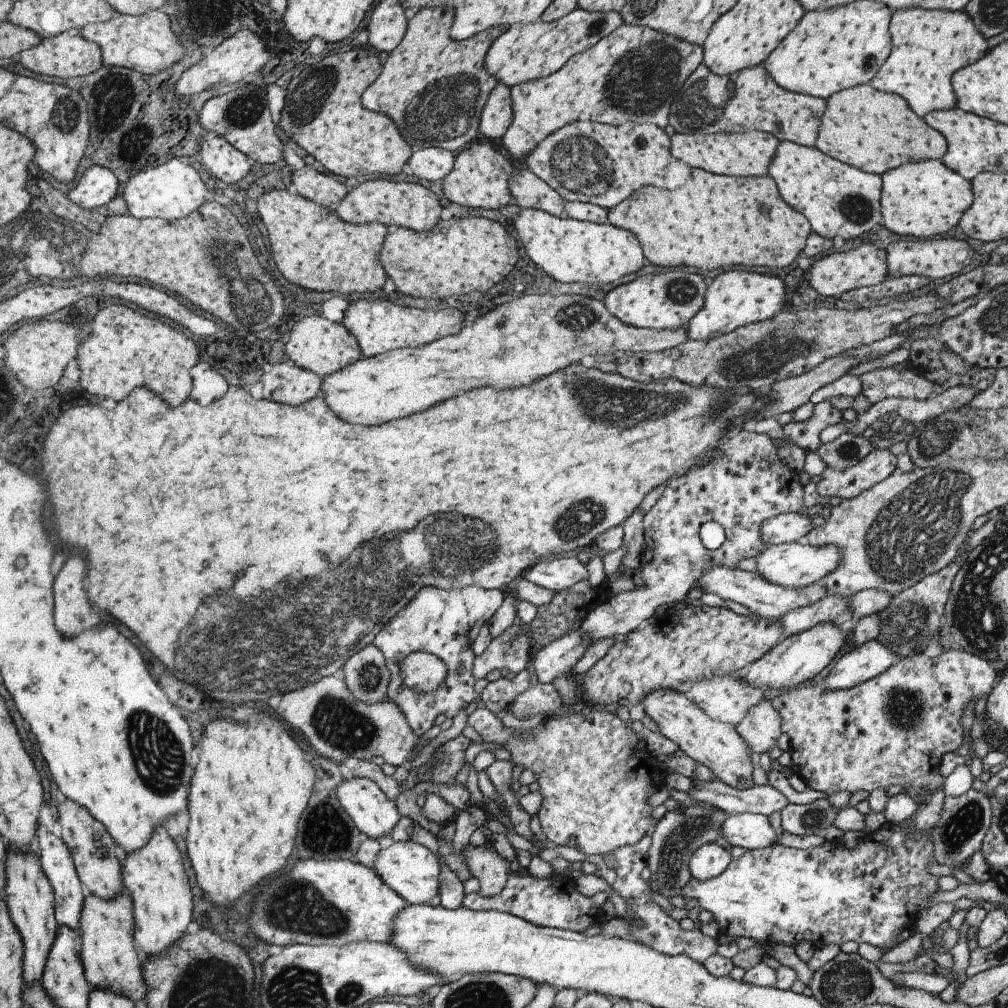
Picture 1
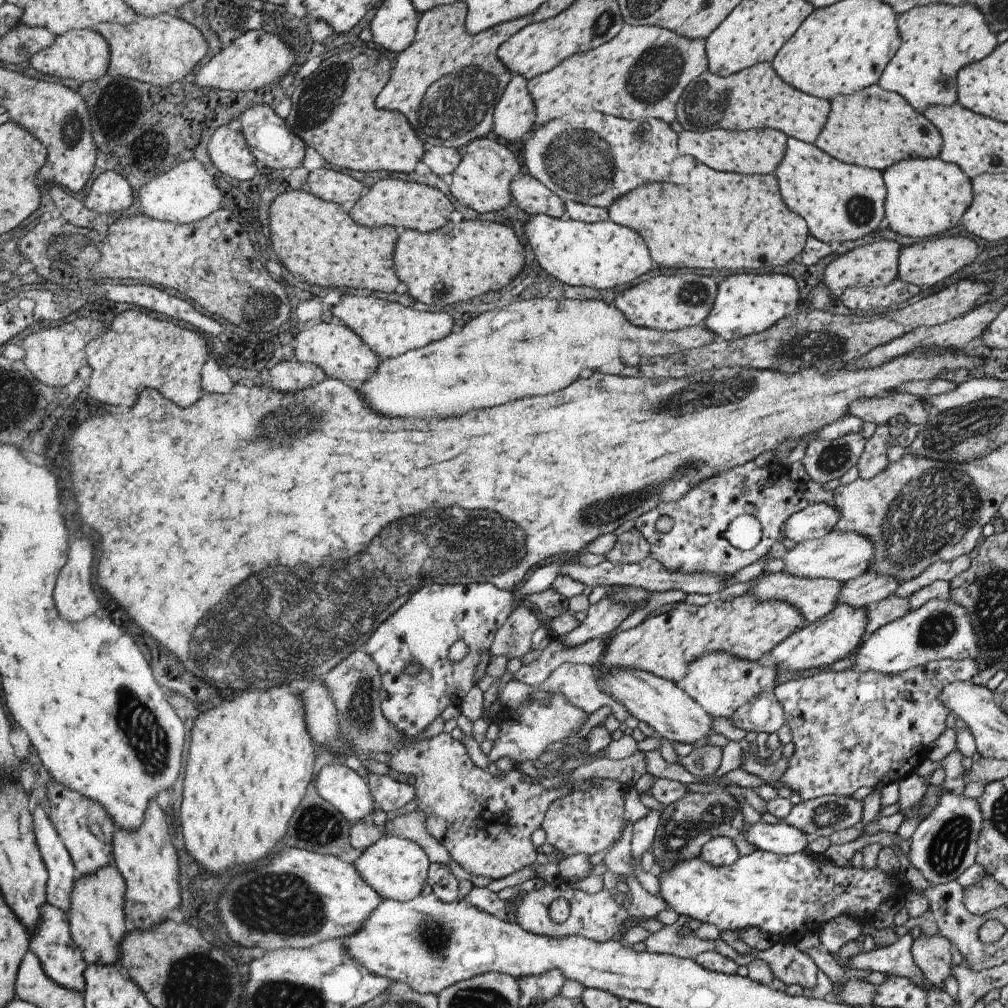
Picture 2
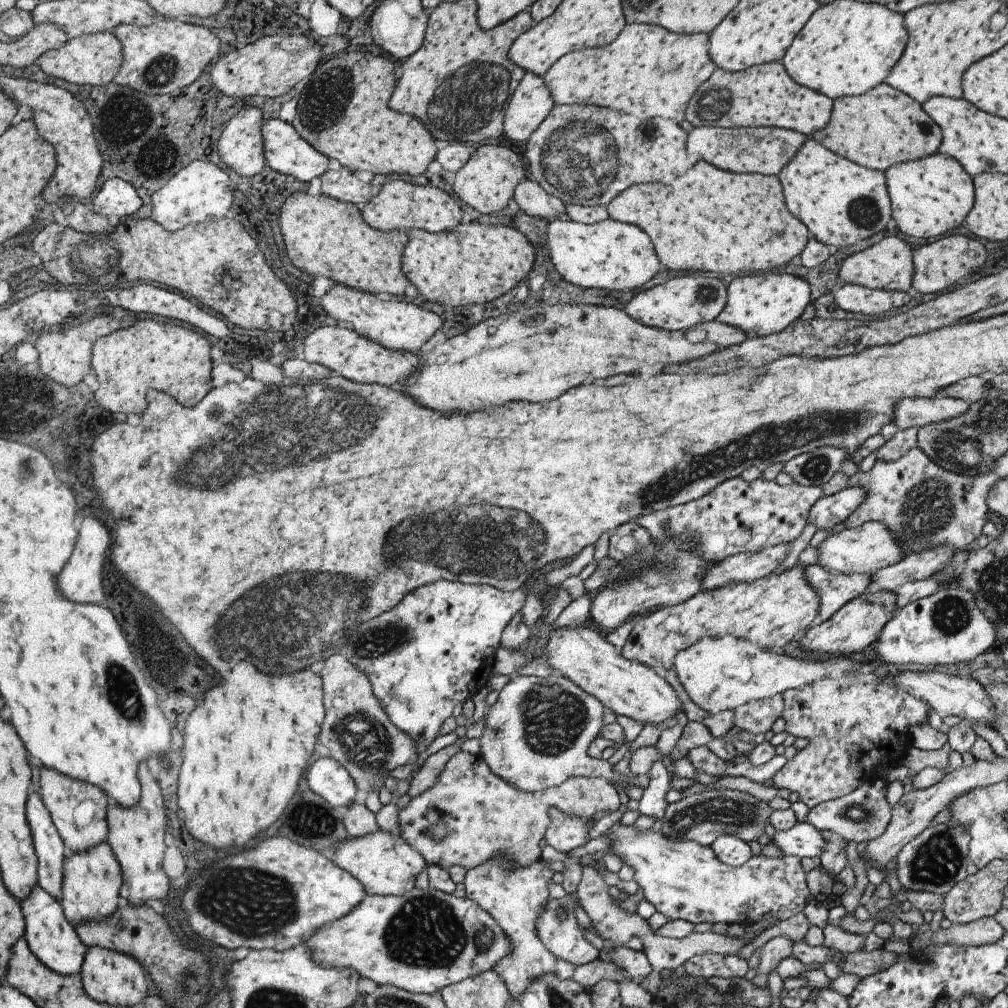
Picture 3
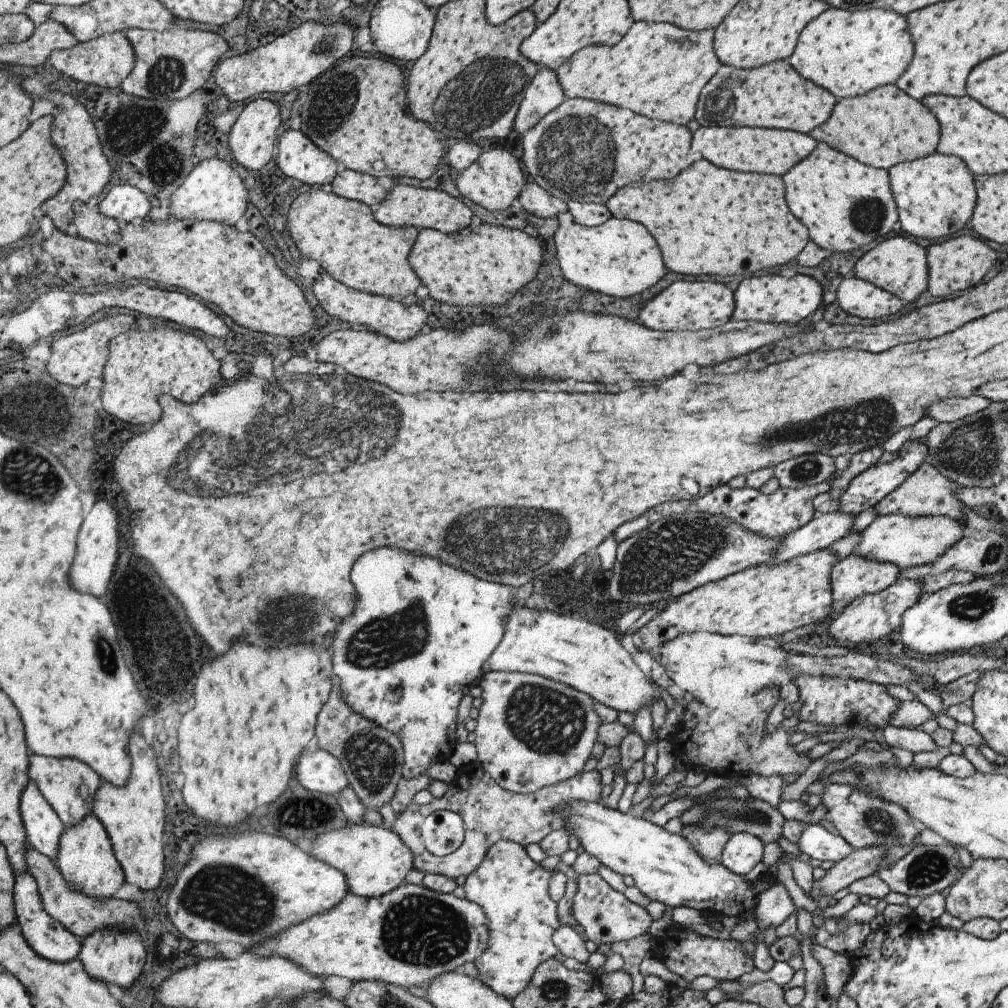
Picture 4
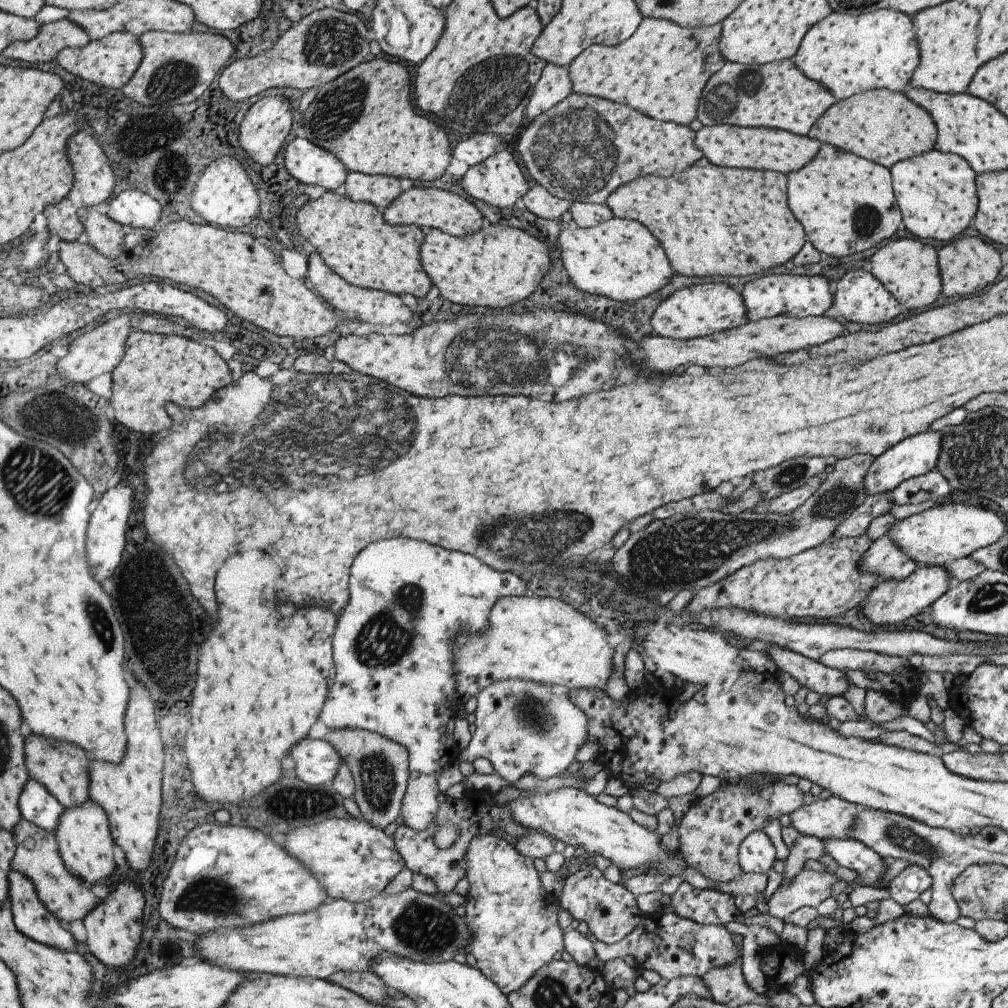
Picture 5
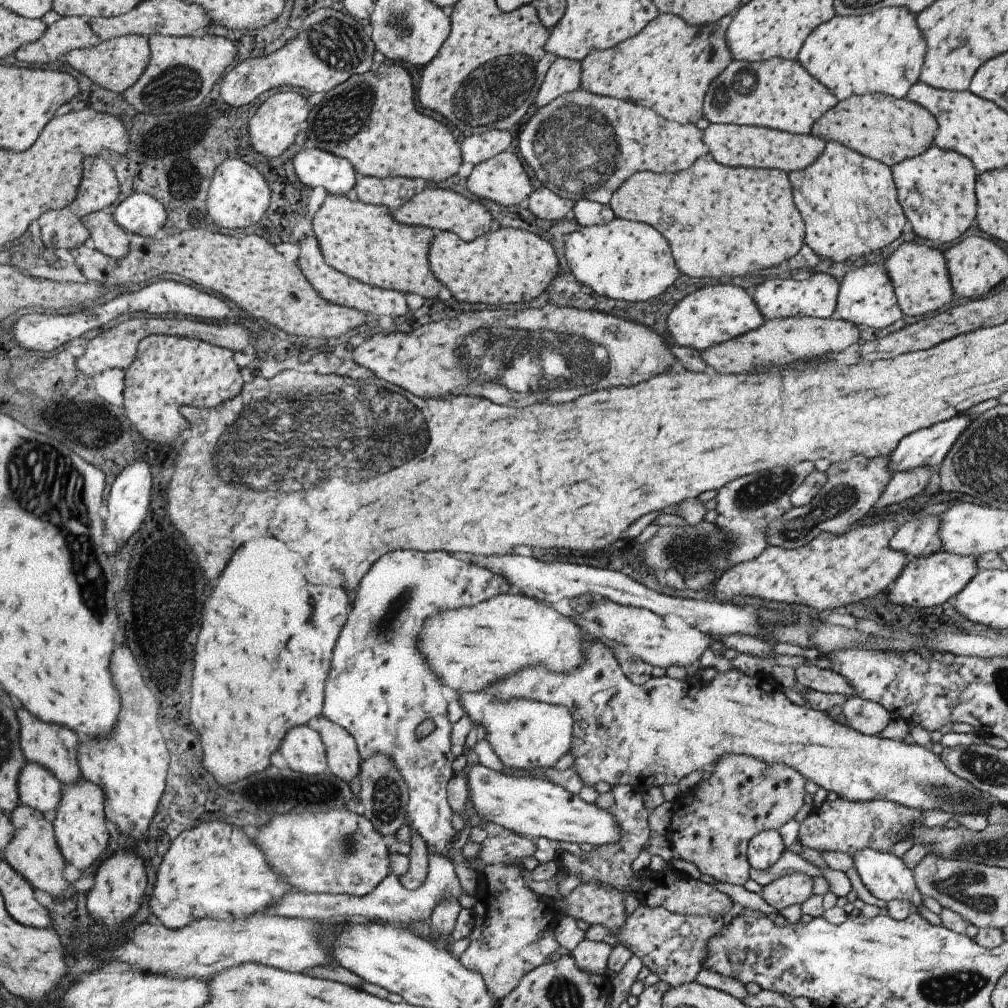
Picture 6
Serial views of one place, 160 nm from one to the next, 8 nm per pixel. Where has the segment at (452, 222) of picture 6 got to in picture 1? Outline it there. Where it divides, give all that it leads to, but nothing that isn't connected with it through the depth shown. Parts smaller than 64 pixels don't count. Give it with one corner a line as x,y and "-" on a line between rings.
393,180
365,181
351,189
350,193
335,207
339,216
348,223
383,223
390,228
407,227
416,231
429,232
438,226
443,204
435,192
419,183
393,182

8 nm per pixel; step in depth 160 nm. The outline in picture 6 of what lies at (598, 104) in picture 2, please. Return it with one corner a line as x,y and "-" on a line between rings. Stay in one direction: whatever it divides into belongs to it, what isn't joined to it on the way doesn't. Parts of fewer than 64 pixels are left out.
659,12
637,36
626,38
607,50
590,50
580,61
580,88
596,95
643,104
664,119
675,121
677,124
694,124
702,118
702,100
707,85
711,84
711,80
719,76
733,59
724,37
732,17
732,14
727,14
713,23
691,25
671,12

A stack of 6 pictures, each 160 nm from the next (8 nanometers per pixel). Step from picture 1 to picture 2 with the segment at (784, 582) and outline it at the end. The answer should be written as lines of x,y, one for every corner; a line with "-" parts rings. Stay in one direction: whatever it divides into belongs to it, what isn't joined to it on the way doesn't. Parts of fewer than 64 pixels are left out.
830,531
823,537
794,544
781,560
781,572
787,572
791,576
831,579
843,584
867,571
867,566
873,560
873,544
867,536
859,536
855,532

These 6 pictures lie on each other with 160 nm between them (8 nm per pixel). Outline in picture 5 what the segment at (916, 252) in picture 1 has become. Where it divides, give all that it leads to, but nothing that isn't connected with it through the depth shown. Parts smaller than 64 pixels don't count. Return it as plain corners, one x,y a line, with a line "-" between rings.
961,236
949,244
944,244
936,252
936,259
941,281
940,293
943,296
969,296
981,292
994,282
1001,268
1000,254
992,244
974,236

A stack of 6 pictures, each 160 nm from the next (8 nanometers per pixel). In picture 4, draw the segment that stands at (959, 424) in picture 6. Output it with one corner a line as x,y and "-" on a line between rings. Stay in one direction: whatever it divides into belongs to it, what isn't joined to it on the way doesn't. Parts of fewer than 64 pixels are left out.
913,439
903,442
890,461
877,461
869,468
862,470
854,476
843,494
832,505
832,509
843,511
850,515
857,515
862,510
873,508
886,494
895,490
908,476
911,476
921,466
927,456
925,442
920,439

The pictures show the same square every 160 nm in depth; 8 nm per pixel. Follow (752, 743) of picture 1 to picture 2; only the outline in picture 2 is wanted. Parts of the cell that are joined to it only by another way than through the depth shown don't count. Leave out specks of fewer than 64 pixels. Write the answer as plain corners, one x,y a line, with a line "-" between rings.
766,692
733,712
731,722
741,730
764,734
776,733
784,725
779,702
772,693

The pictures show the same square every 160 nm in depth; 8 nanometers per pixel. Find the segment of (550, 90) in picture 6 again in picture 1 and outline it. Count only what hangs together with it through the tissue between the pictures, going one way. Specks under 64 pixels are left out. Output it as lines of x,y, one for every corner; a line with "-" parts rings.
499,83
490,96
479,125
480,132
487,138
503,138
512,123
511,88

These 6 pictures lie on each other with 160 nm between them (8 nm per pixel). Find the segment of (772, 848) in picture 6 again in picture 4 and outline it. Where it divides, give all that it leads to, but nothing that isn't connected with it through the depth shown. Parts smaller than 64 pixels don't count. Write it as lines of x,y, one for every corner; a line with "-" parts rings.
733,833
721,851
721,864
732,873
744,876
761,862
763,843
751,833

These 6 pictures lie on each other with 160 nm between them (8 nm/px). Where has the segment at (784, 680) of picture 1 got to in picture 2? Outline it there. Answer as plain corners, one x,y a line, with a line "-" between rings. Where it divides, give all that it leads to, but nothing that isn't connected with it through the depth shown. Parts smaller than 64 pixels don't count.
839,604
825,616
811,622
788,638
771,648
770,658
776,670
783,669
789,672
829,666
834,662
849,656
865,638
865,624
867,624
866,608
849,608
847,604

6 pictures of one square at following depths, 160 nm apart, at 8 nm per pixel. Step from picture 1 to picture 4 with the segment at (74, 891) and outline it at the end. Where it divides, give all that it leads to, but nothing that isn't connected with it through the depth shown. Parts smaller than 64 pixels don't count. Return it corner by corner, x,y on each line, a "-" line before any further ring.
30,782
26,786
21,807
29,844
55,861
66,824
49,804
37,783

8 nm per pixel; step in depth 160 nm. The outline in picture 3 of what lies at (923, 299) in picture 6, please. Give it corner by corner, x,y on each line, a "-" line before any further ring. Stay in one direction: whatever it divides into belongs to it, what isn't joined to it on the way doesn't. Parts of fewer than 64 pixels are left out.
887,236
877,244
851,254
843,260
841,270
839,270
839,284
855,284
865,288
887,288
887,290
912,292
910,288
911,276
913,276
911,252
909,244
906,244
901,238

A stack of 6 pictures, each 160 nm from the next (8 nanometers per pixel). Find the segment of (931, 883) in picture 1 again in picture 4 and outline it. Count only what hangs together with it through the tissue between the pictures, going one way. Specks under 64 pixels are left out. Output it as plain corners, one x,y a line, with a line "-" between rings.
569,801
555,808
563,819
563,830
577,836
584,852
594,856
609,870
631,876
635,888
651,901
671,909
684,906
703,915
733,916
745,920
752,915
763,889
773,884
766,876
749,885
744,876
728,871
721,865
708,865
679,834
670,834
663,827
644,818
638,819
597,801

